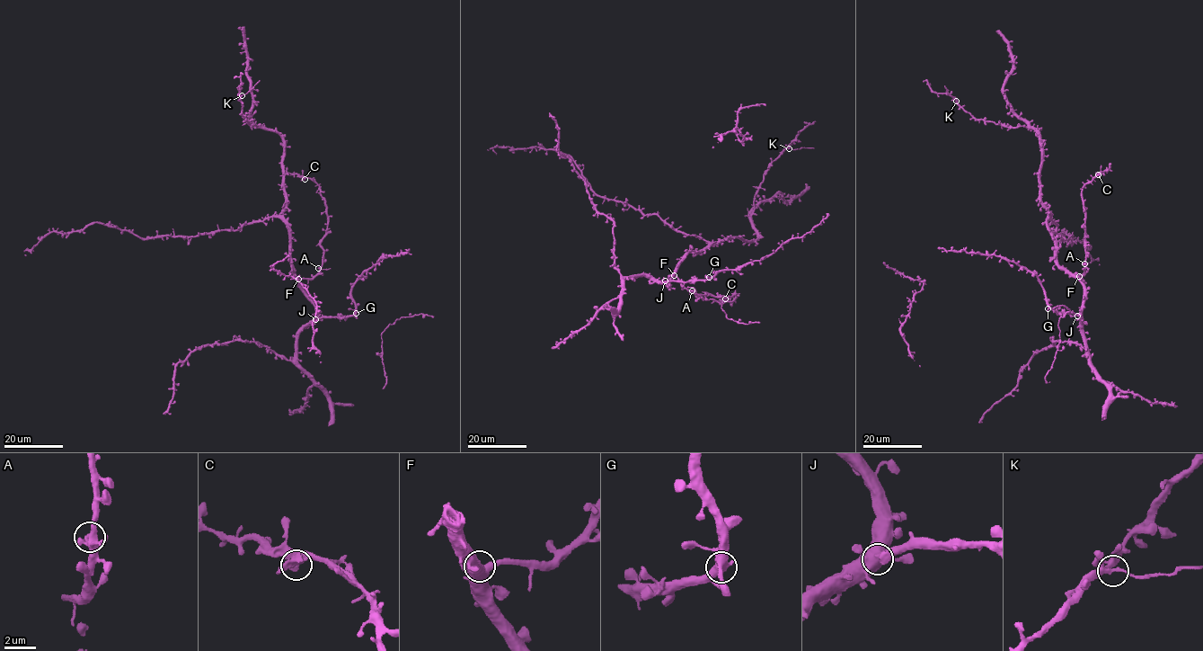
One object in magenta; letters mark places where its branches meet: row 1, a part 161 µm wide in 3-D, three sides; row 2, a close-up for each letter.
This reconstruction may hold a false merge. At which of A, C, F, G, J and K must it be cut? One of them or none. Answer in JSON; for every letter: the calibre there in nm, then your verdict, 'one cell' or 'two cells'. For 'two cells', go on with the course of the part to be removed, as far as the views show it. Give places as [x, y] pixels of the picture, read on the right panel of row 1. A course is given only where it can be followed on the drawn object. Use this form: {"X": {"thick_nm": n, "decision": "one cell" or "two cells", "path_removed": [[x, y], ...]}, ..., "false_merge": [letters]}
{"A": {"thick_nm": 200, "decision": "one cell"}, "C": {"thick_nm": 240, "decision": "one cell"}, "F": {"thick_nm": 440, "decision": "one cell"}, "G": {"thick_nm": 400, "decision": "one cell"}, "J": {"thick_nm": 440, "decision": "one cell"}, "K": {"thick_nm": 240, "decision": "two cells", "path_removed": [[956, 101], [944, 85]]}, "false_merge": ["K"]}

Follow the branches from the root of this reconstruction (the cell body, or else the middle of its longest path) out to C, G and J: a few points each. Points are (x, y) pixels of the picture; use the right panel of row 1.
C: (1083, 288), (1080, 277), (1083, 274), (1085, 262), (1085, 210), (1082, 190), (1098, 174)
G: (1083, 288), (1082, 310), (1078, 314), (1048, 308)
J: (1083, 288), (1082, 312), (1077, 316)

